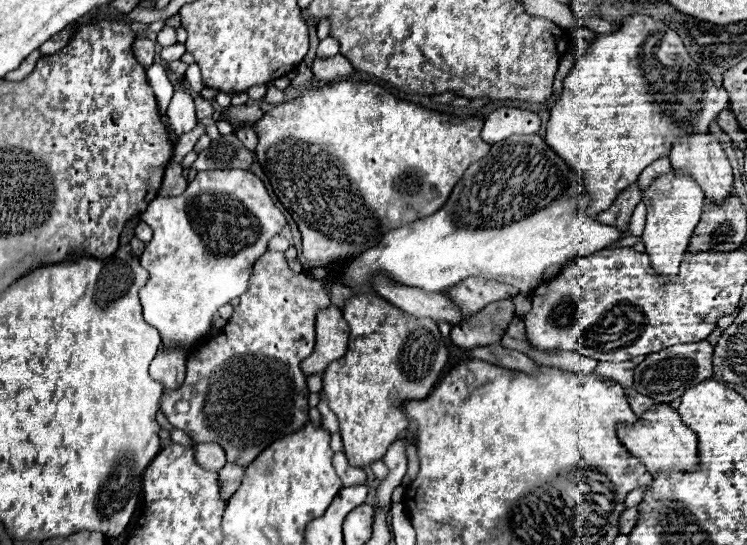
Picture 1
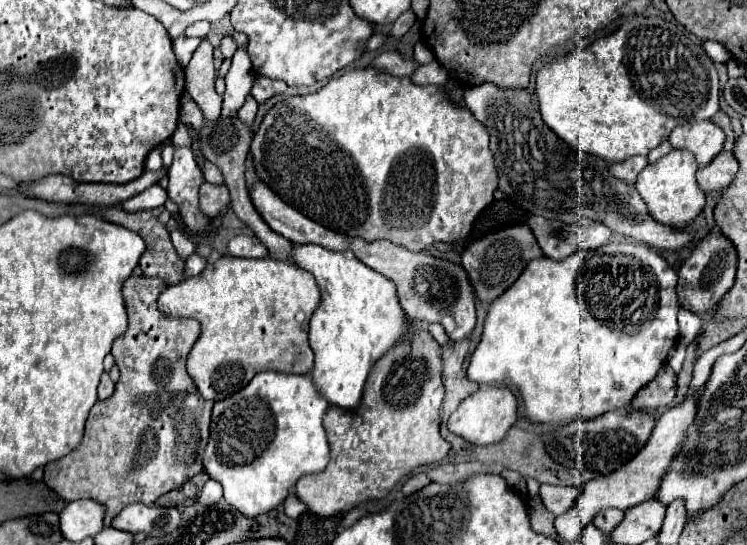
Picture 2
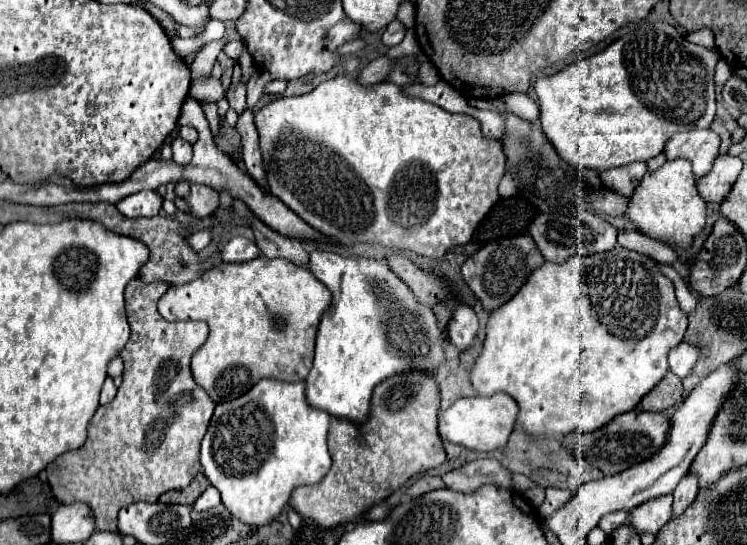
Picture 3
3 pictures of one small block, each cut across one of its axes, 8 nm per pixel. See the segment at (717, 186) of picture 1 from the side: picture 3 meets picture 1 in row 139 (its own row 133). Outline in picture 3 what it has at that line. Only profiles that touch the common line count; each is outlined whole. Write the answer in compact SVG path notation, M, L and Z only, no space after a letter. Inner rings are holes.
M690 130L690 132L674 134L668 140L664 154L668 160L676 160L676 158L690 160L694 176L702 178L710 172L712 162L718 156L718 146L720 146L720 138L716 132Z

